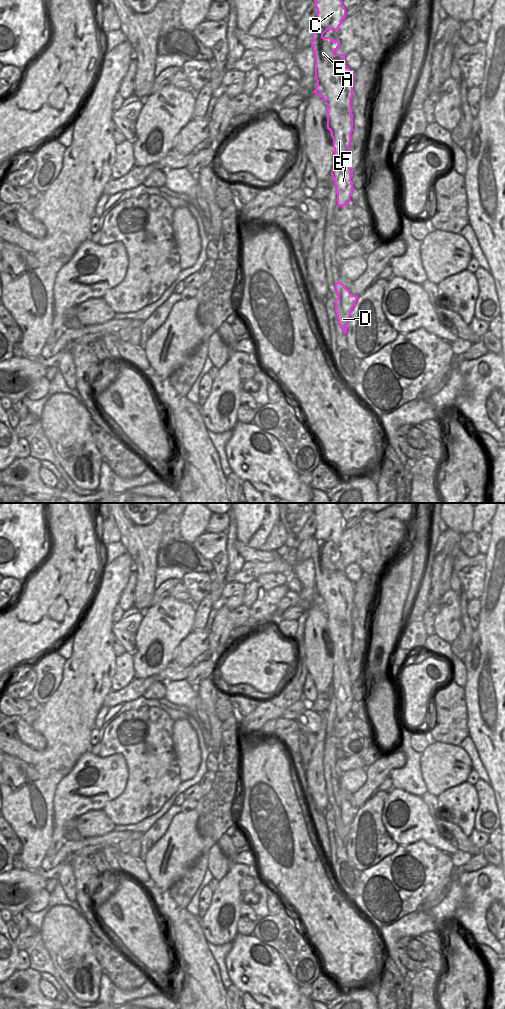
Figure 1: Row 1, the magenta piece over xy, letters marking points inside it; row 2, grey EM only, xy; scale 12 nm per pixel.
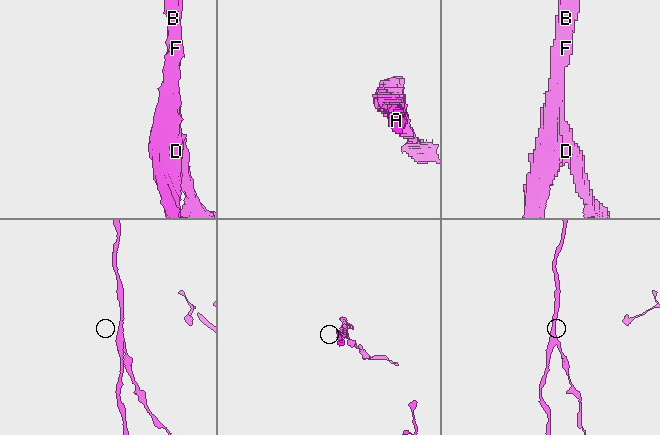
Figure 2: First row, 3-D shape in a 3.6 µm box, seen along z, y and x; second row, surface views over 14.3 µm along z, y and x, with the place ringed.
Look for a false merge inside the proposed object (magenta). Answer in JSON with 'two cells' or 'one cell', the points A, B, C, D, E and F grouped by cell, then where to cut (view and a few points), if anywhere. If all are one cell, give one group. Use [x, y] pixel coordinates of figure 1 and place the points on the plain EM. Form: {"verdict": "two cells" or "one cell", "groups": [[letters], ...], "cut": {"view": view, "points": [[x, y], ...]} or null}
{"verdict": "two cells", "groups": [["A", "B", "C", "E", "F"], ["D"]], "cut": {"view": "xy", "points": [[338, 808], [342, 813], [343, 822], [350, 826]]}}

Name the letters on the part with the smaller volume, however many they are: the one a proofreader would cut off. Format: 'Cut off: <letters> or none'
Cut off: D

